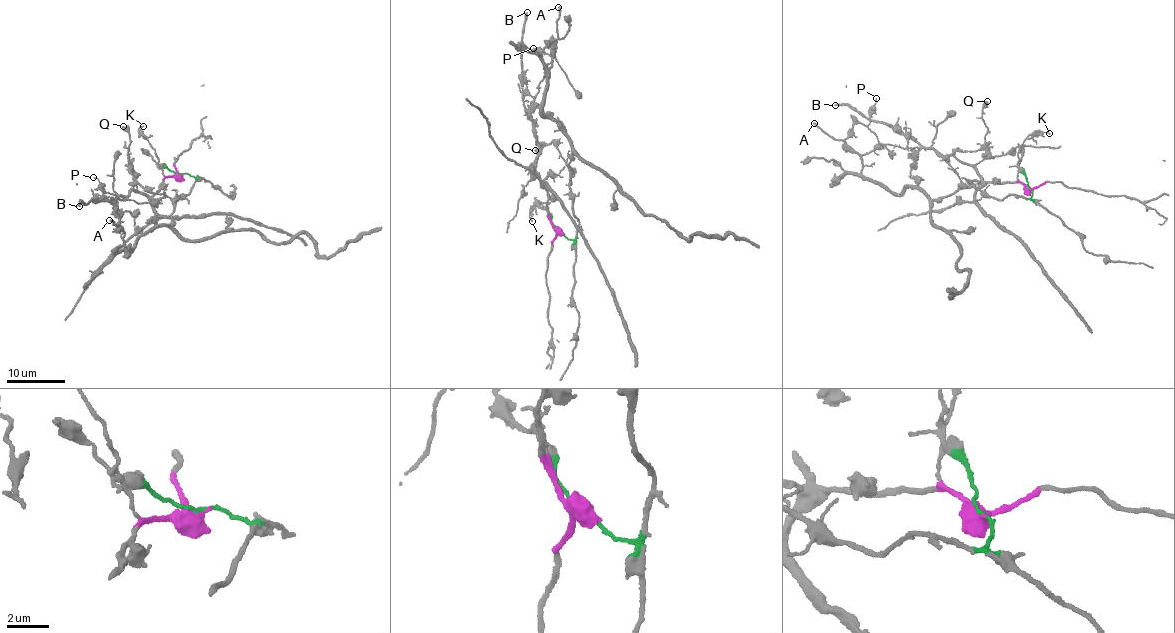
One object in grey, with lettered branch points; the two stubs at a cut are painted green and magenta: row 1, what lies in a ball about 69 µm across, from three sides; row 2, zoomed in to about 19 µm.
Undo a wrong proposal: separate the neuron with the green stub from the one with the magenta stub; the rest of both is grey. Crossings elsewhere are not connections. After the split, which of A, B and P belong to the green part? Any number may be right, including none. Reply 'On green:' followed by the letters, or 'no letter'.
On green: A, P

